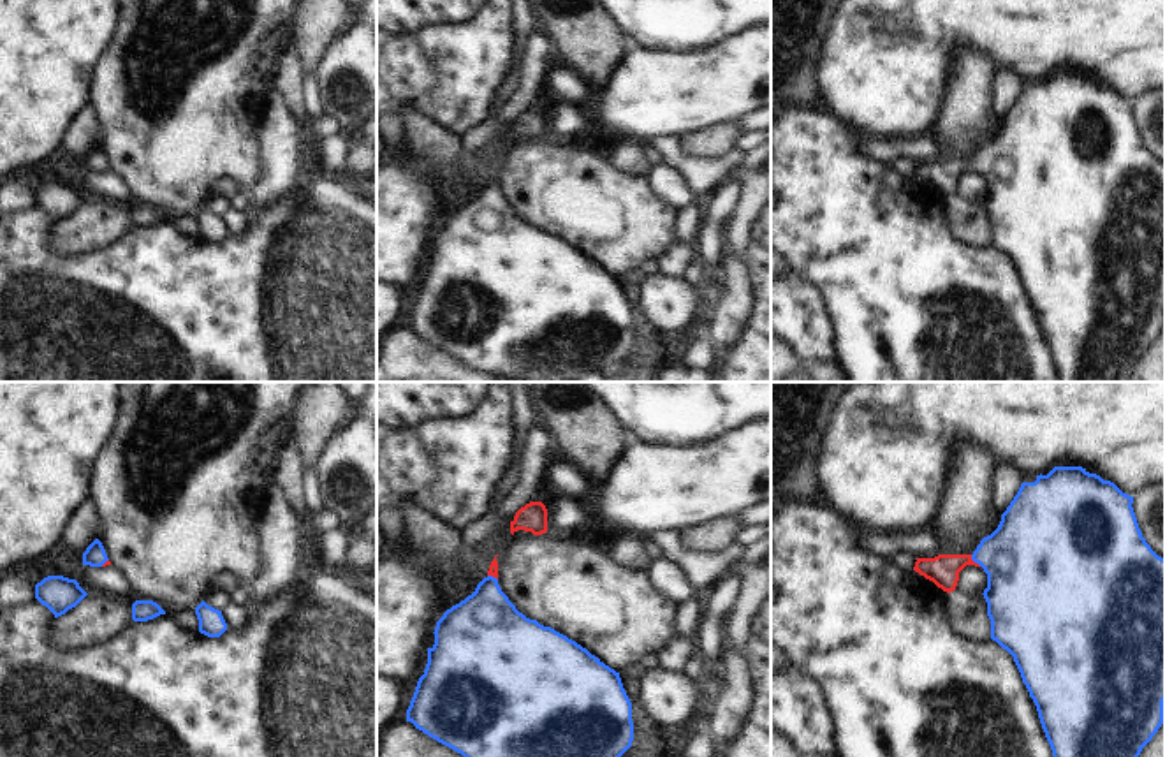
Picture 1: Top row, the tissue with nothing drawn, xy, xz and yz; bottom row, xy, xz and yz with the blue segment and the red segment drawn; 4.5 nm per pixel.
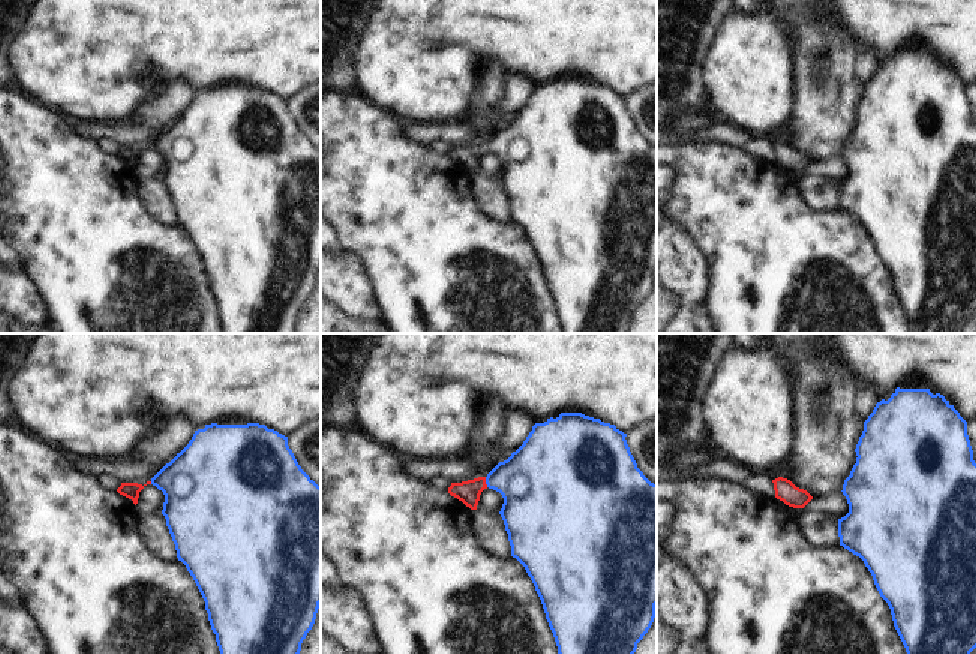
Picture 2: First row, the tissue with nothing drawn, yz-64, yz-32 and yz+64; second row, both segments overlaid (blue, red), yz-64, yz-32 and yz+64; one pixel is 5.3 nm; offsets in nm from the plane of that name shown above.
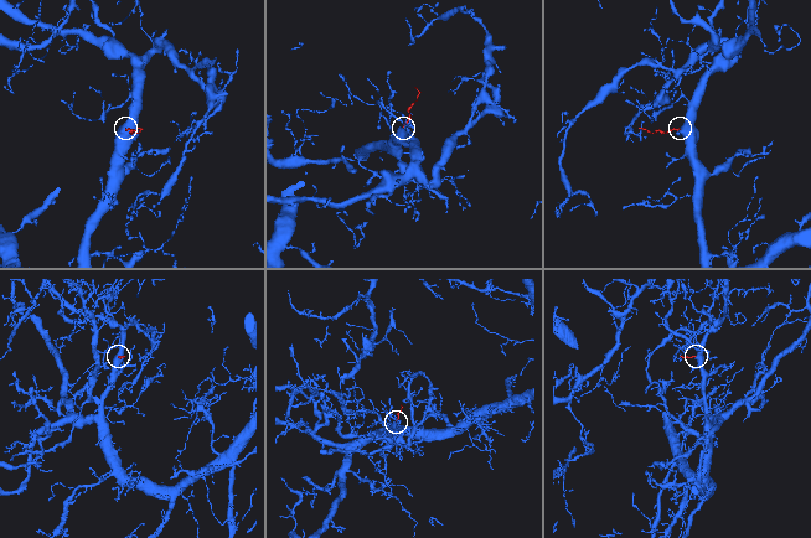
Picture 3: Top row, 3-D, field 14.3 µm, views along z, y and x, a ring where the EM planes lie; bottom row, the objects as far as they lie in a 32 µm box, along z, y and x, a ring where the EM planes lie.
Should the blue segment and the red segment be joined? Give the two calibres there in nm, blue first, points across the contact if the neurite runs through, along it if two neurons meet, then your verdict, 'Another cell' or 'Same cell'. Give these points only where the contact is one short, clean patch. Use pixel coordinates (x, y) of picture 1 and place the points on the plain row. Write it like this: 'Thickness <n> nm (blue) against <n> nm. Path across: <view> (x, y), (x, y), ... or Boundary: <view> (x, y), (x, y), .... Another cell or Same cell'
Thickness 420 nm (blue) against 140 nm. Path across: yz (1030, 166), (975, 168), (959, 166), (944, 176). Same cell.

